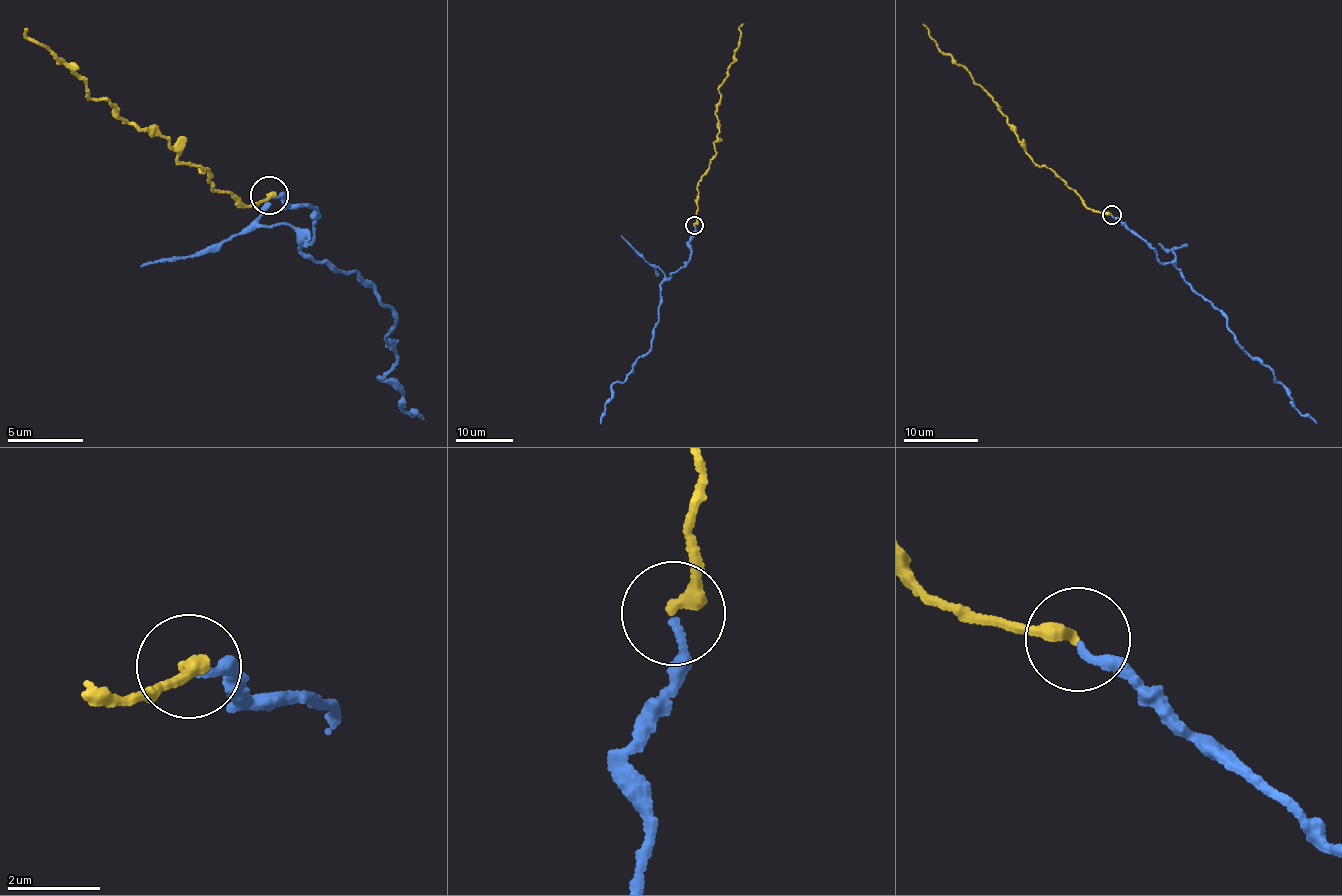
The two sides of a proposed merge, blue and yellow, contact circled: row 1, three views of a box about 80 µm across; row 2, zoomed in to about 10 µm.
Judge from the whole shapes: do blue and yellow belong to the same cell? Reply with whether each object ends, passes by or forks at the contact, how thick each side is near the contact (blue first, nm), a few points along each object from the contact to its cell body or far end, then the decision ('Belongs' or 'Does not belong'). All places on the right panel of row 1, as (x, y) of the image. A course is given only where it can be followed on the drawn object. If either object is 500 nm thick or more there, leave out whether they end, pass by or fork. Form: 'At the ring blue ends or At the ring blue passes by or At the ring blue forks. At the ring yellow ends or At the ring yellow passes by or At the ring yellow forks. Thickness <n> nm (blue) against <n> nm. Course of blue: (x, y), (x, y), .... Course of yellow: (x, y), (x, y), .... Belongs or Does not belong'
At the ring blue ends. At the ring yellow ends. Thickness 180 nm (blue) against 320 nm. Course of blue: (1112, 215), (1220, 309), (1240, 348), (1272, 373), (1299, 412), (1316, 423). Course of yellow: (1111, 215), (1086, 208), (1077, 194), (1051, 169), (1034, 163), (992, 100), (964, 67), (940, 51), (923, 24). Belongs

